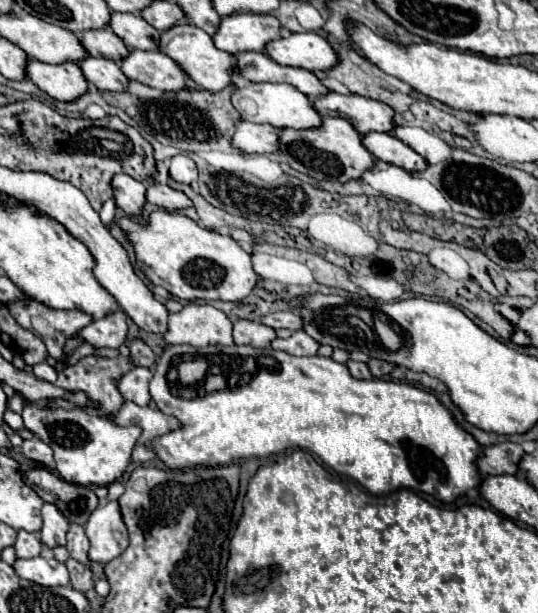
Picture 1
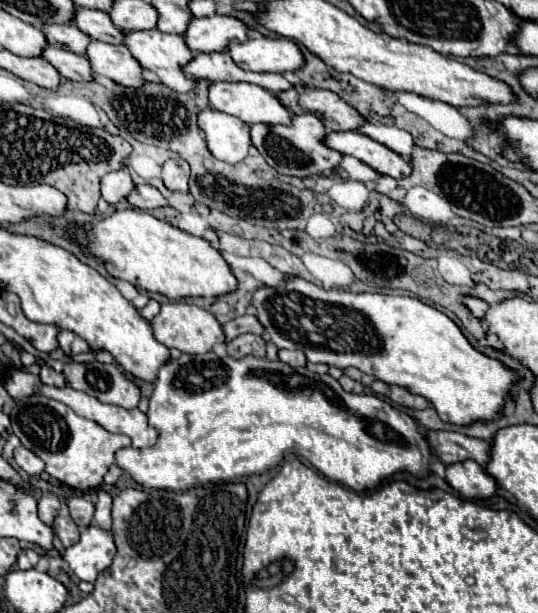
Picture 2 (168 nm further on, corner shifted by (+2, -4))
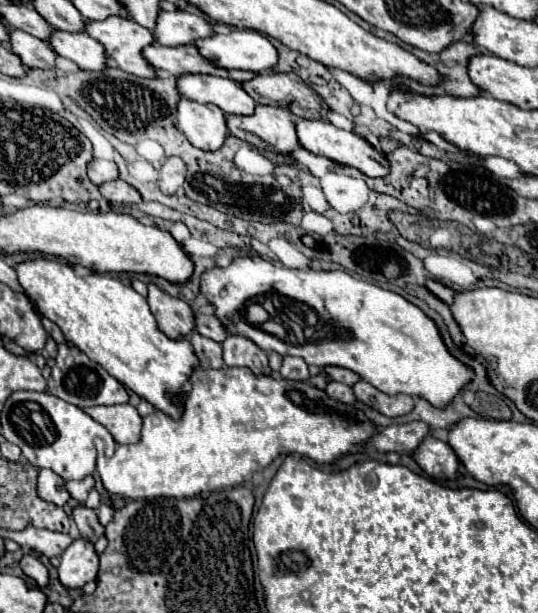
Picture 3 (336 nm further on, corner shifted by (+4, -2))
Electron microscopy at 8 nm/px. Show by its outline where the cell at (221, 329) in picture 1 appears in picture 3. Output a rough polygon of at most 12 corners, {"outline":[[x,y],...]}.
{"outline":[[148,284],[148,304],[166,336],[186,336],[194,310]]}

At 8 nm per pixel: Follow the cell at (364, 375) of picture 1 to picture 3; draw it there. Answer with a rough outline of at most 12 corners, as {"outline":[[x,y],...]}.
{"outline":[[328,382],[326,394],[332,400],[354,404],[350,386]]}

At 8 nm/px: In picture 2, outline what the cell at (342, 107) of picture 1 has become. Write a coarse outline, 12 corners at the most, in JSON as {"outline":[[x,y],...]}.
{"outline":[[294,86],[280,94],[292,114],[310,112],[332,132],[366,118],[332,90]]}

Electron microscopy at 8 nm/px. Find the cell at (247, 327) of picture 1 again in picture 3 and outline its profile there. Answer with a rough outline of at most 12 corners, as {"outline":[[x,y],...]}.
{"outline":[[244,336],[222,342],[226,366],[272,374],[266,352]]}

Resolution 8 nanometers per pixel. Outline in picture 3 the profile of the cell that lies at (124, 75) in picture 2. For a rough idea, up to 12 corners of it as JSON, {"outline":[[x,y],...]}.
{"outline":[[54,28],[48,44],[82,70],[106,68],[106,52],[84,32]]}

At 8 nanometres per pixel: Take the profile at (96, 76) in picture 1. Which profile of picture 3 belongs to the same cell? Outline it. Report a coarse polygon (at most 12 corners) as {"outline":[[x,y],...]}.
{"outline":[[16,28],[10,50],[28,68],[54,68],[56,52]]}

